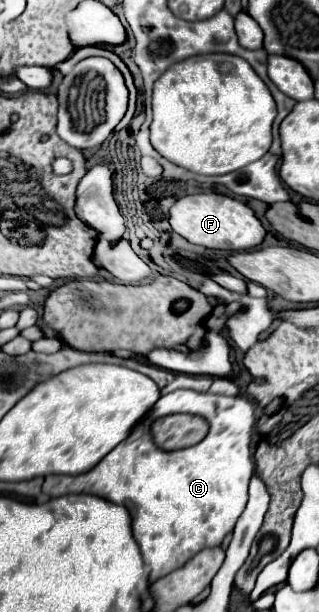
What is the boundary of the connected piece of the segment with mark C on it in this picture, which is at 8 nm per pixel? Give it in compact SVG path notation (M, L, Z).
M179 389L161 395L149 413L201 415L211 427L201 443L179 451L159 449L149 433L135 441L123 441L87 473L47 475L43 493L47 497L91 493L123 505L133 519L133 535L149 567L149 579L157 581L185 565L201 549L219 545L243 513L247 485L255 473L249 451L255 407L241 395L227 397Z

